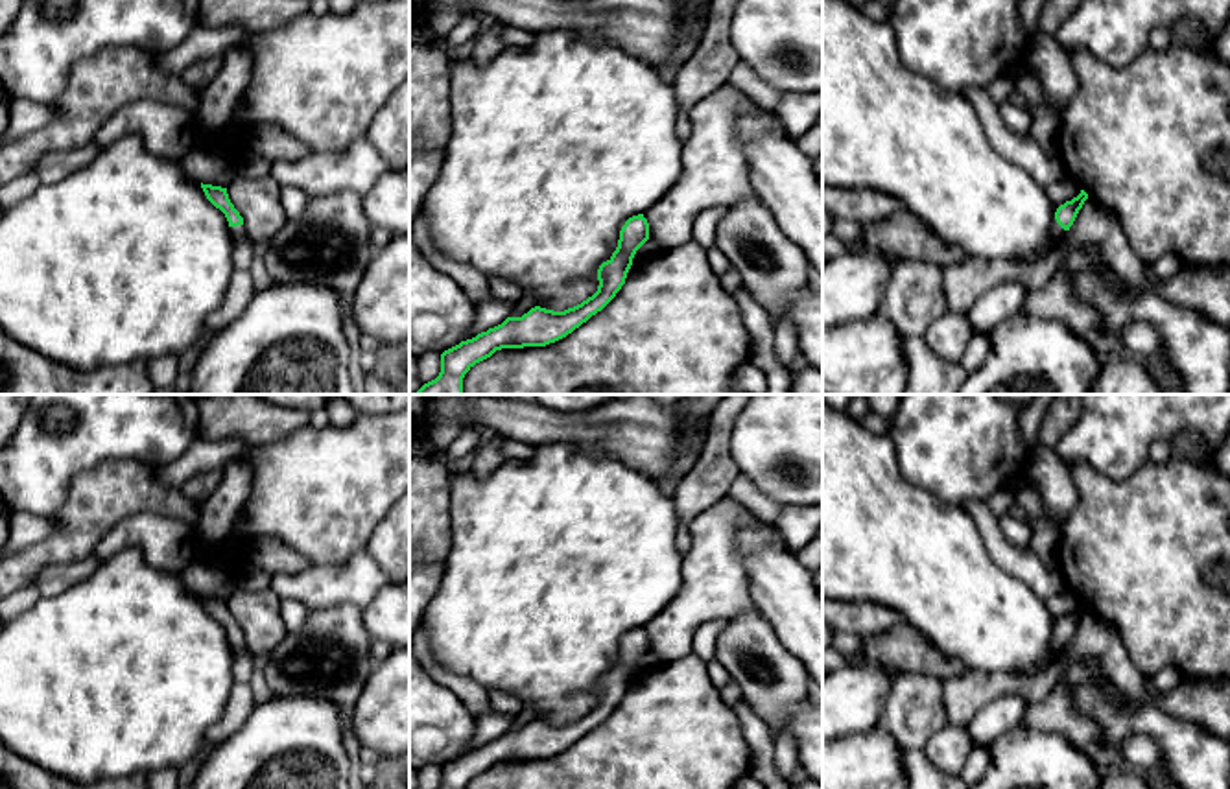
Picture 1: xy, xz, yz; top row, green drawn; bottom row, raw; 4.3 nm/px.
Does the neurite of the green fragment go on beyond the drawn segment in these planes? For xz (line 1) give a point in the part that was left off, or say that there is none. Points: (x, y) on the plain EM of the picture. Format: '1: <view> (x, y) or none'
1: none

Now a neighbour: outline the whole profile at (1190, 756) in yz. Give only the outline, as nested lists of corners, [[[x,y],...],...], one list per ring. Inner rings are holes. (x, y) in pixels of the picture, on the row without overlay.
[[[1095,660],[1070,664],[1055,686],[1068,688],[1075,708],[1103,728],[1095,747],[1119,752],[1132,734],[1153,737],[1158,745],[1153,776],[1164,789],[1228,789],[1230,737],[1125,695]]]

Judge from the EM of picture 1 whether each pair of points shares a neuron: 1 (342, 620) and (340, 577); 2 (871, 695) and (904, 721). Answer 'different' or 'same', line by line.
1: different
2: different

